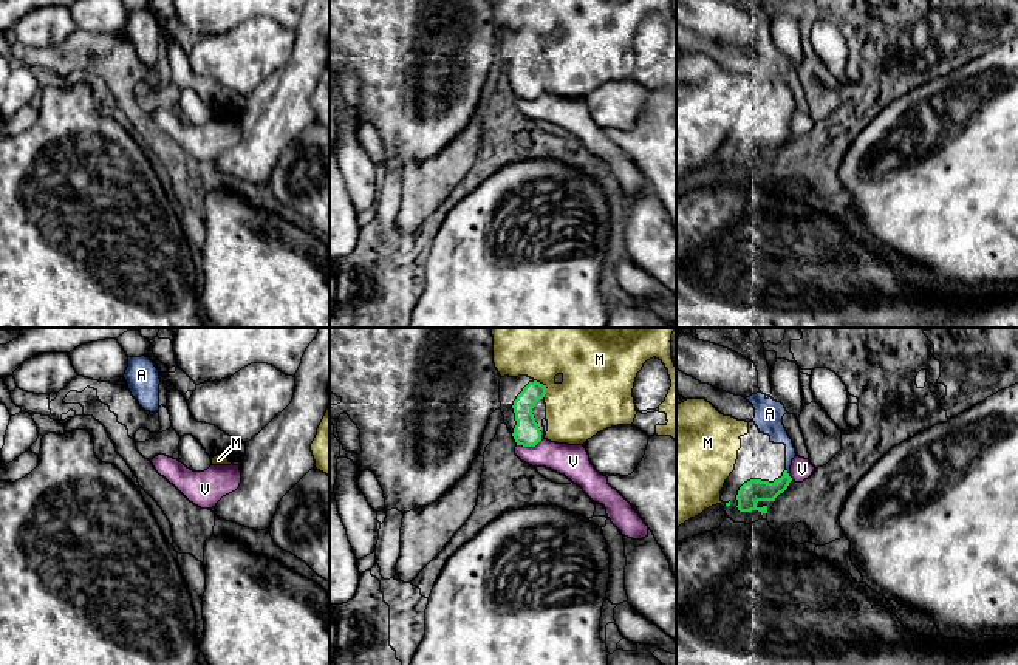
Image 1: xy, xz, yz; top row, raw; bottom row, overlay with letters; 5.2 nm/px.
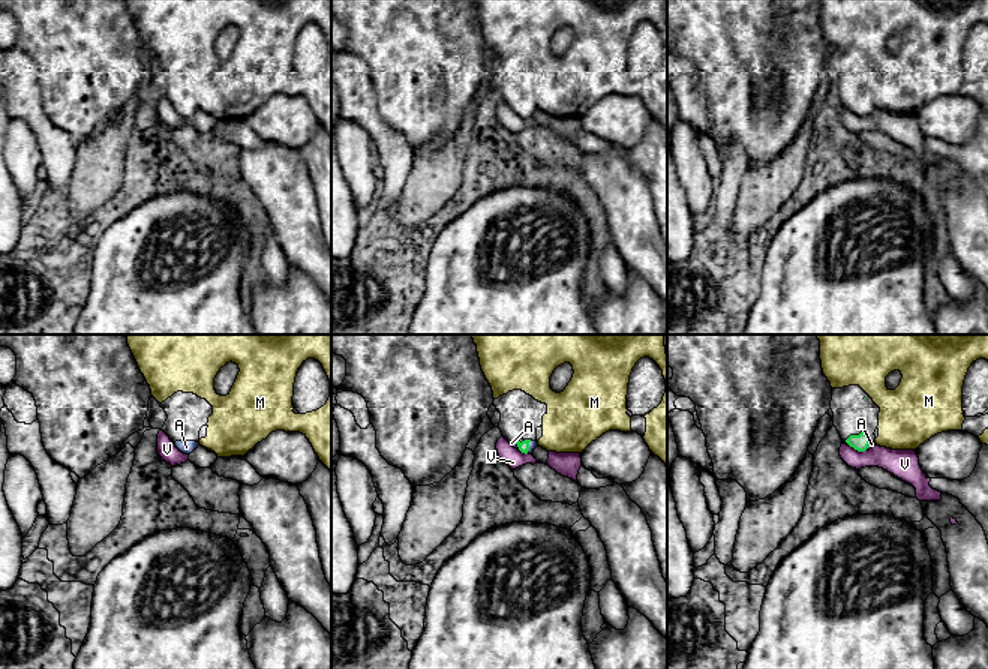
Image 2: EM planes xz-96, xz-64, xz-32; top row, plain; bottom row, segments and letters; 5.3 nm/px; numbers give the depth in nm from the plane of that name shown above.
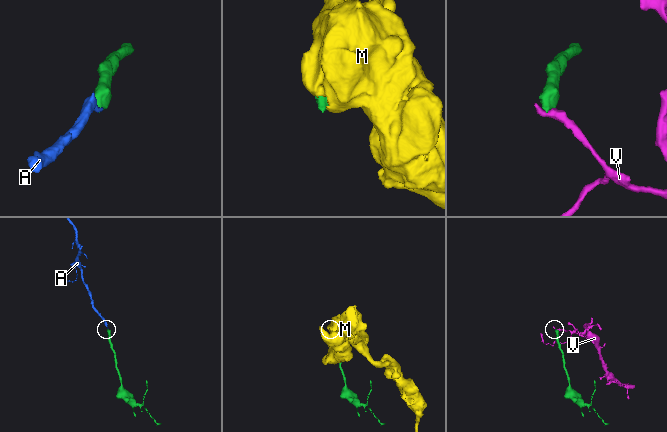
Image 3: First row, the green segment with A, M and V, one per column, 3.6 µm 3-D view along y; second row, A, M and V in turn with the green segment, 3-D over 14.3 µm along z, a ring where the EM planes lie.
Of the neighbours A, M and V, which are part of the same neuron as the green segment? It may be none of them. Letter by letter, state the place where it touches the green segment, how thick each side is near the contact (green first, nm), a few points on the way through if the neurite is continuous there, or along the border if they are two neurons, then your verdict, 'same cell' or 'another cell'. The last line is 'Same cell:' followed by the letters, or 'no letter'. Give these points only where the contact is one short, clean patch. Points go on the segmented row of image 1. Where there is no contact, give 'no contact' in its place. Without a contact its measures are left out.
A: yz (788, 474) | 120/90 nm | across yz (754, 491), (772, 491), (788, 474), (789, 444), (775, 429) | same cell
M: xz (545, 387) | 130/400 nm | another cell
V: xz (528, 446) | 140/170 nm | along xz (540, 439), (534, 446), (517, 446) | another cell
Same cell: A

